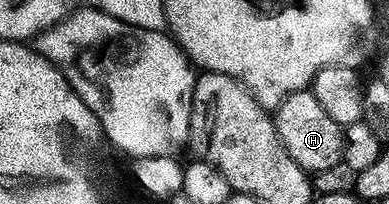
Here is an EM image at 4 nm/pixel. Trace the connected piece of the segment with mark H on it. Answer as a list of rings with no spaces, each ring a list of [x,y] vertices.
[[[310,88],[288,95],[273,110],[273,120],[285,151],[289,151],[291,158],[308,174],[325,171],[325,167],[333,167],[333,163],[343,159],[343,126],[329,119]]]

